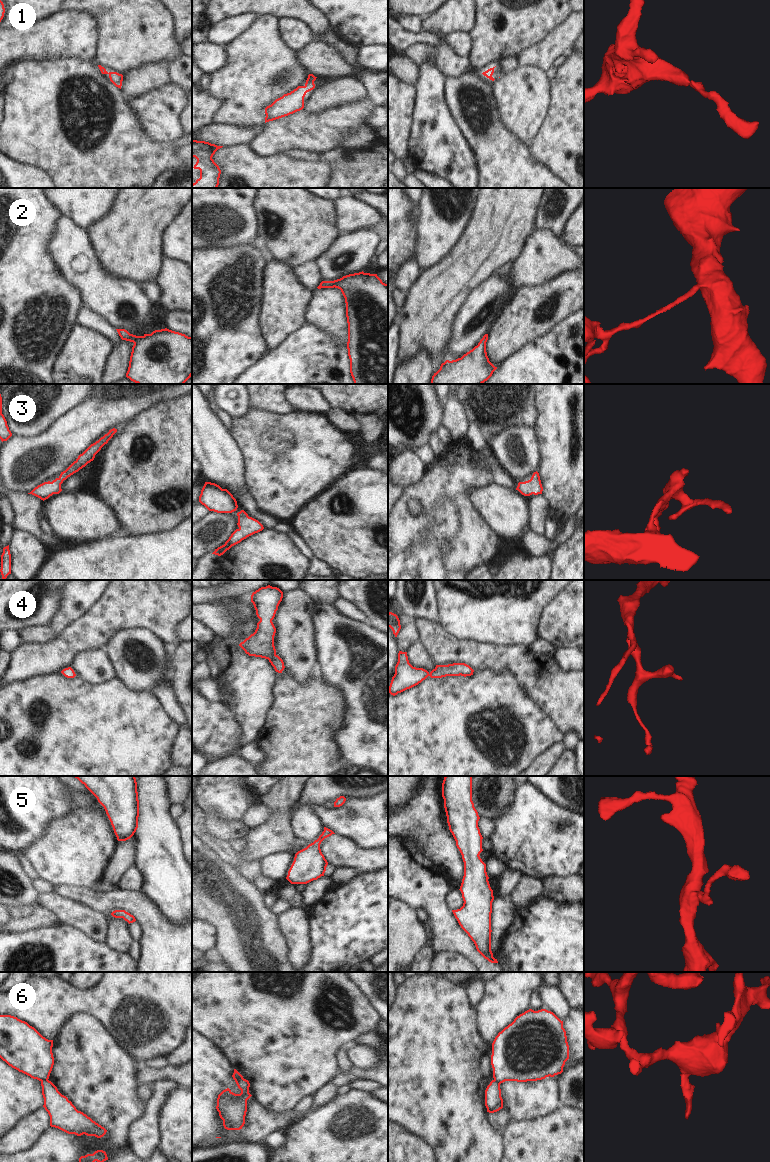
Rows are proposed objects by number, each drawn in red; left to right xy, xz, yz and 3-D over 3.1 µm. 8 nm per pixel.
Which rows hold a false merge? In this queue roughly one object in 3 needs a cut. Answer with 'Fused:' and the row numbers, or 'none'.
Fused: 6

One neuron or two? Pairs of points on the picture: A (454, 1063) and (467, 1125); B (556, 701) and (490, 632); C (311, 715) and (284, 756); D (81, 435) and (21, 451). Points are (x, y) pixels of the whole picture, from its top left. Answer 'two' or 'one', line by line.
A: one
B: two
C: one
D: one

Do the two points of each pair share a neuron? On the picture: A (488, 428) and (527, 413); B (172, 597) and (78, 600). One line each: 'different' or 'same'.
A: same
B: different

